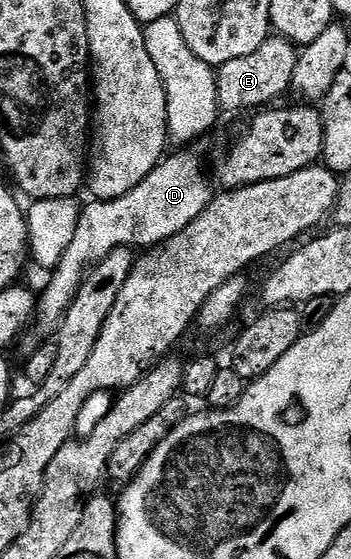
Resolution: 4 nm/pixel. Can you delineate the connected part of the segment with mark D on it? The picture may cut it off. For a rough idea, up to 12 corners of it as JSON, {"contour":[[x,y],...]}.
{"contour":[[188,152],[130,194],[89,199],[39,293],[34,332],[59,329],[86,273],[118,247],[174,238],[214,188]]}

